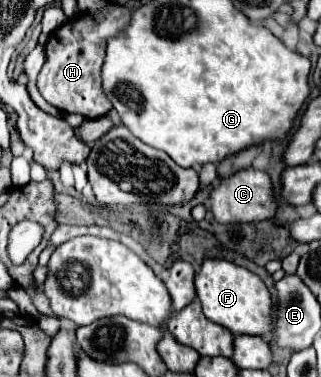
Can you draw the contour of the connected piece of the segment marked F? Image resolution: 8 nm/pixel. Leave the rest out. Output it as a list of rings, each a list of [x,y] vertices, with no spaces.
[[[205,259],[195,275],[195,291],[203,313],[229,329],[233,335],[267,335],[271,333],[271,293],[265,283],[245,267],[225,259]]]

